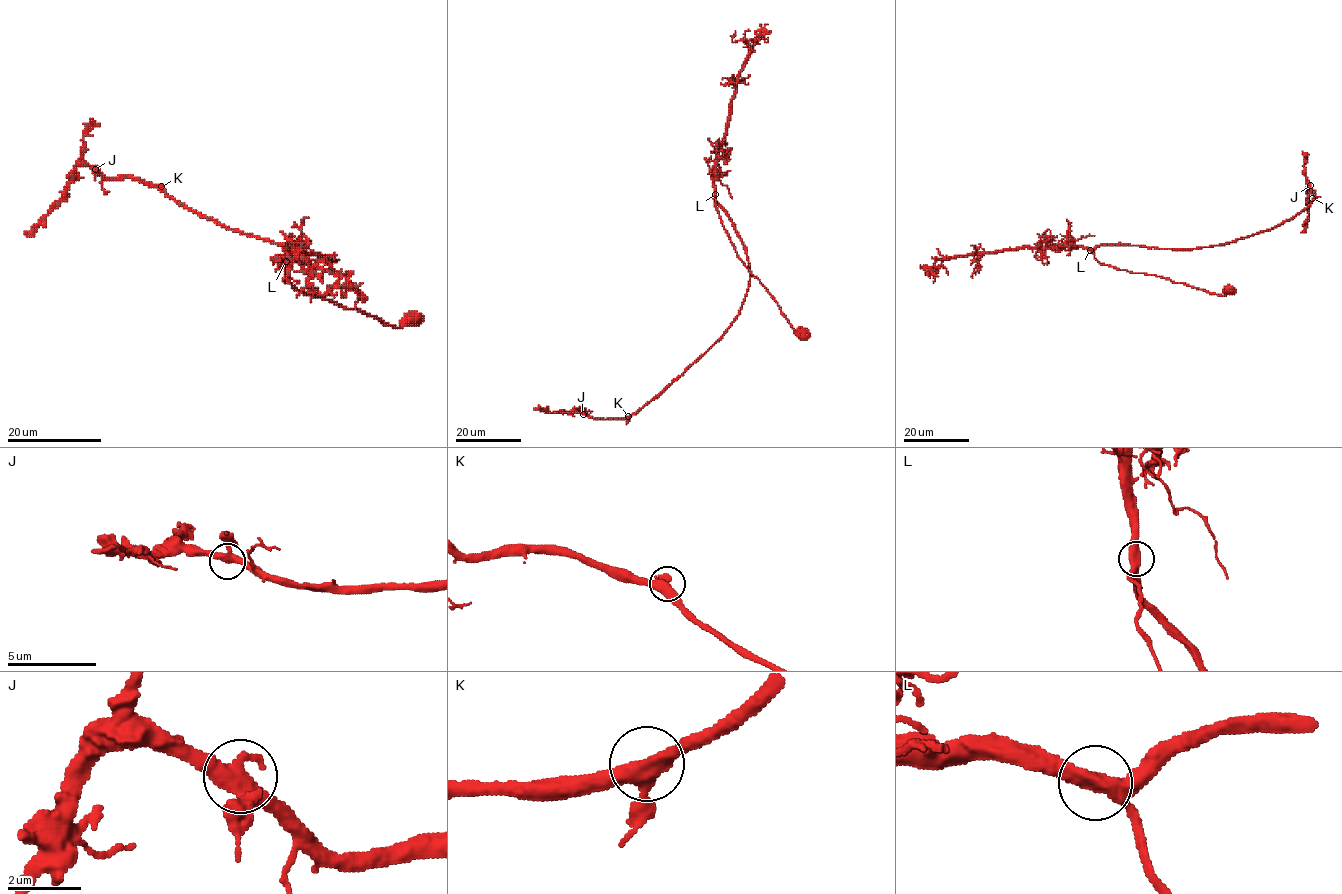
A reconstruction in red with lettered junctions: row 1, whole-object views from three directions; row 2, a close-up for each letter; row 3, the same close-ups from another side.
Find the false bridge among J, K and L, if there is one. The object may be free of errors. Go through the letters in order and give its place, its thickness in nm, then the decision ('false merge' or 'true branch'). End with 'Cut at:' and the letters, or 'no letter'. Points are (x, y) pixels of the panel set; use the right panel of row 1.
J: (1310, 185) | 380 nm | true branch
K: (1312, 198) | 400 nm | true branch
L: (1090, 250) | 400 nm | true branch
Cut at: no letter

